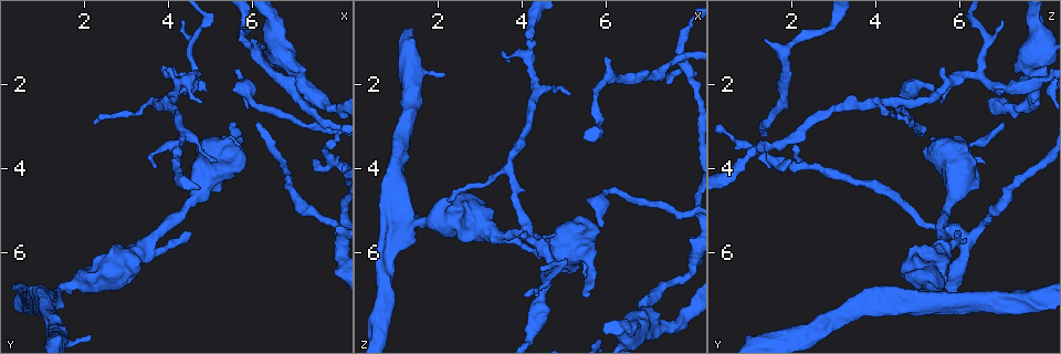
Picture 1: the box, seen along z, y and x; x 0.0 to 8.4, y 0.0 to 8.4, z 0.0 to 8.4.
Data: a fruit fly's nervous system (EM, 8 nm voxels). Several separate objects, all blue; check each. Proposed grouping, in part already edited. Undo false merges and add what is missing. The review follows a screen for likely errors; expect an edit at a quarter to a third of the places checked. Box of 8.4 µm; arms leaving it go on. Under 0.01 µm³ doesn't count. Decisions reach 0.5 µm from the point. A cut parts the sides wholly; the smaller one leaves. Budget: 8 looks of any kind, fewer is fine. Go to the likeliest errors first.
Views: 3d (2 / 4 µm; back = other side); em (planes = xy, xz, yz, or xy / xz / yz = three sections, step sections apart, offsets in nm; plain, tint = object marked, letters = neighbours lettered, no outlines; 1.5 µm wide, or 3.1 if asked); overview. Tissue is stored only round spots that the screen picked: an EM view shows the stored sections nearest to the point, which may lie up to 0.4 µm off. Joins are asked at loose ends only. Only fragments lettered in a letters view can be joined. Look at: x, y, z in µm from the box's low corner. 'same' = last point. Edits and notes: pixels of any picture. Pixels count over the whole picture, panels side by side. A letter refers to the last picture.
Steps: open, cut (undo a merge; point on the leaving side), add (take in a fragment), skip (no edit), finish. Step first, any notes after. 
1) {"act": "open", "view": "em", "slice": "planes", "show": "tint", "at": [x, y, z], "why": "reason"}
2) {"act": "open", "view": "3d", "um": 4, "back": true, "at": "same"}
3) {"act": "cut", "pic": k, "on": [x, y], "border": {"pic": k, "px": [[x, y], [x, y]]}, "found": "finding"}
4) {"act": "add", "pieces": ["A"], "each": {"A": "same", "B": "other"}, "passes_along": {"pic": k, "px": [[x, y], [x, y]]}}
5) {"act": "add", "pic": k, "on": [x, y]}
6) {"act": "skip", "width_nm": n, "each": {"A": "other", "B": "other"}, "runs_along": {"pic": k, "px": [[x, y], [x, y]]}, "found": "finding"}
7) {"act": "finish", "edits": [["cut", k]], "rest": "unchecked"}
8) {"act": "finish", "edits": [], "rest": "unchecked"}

{"act": "open", "view": "3d", "um": 2, "back": true, "at": [4.50, 5.60, 6.00], "why": "free end"}

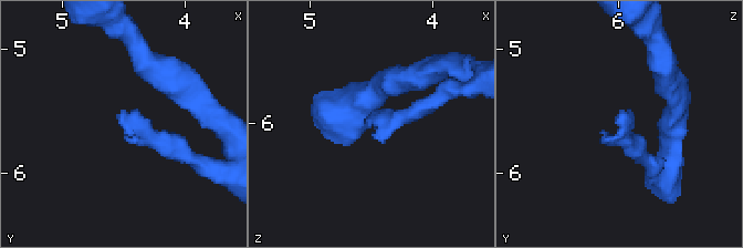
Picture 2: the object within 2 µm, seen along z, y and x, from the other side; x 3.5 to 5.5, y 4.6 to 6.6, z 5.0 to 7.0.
{"act": "open", "view": "em", "slice": "planes", "show": "letters", "at": [4.54, 5.60, 6.04], "why": "need the tissue"}

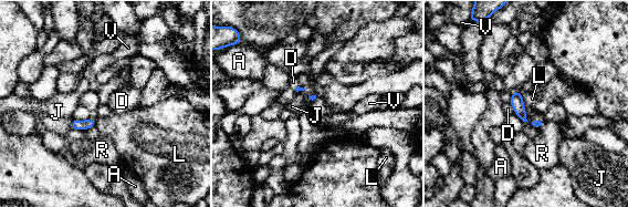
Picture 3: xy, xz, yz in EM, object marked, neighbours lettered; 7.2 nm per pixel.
{"act": "skip", "longest_contact_nm": ["L", 150], "each": {"A": "other", "D": "other", "J": "other", "L": "other", "R": "other", "V": "other"}, "border": {"pic": 3, "px": [[509, 102], [514, 112]]}, "found": "none of them fits"}

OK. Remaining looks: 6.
{"act": "open", "view": "em", "slice": "xy", "step": 8, "show": "letters", "at": [4.35, 3.20, 2.15], "why": "a fork"}

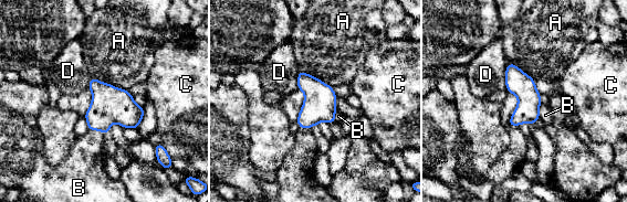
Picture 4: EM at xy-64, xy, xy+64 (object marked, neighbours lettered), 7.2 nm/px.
{"act": "skip", "width_nm": 180, "each": {"A": "other", "B": "other", "C": "other", "D": "other"}, "border": {"pic": 4, "px": [[91, 76], [127, 91]]}, "found": "all the same neuron"}

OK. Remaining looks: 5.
{"act": "open", "view": "em", "slice": "yz", "step": 8, "show": "letters", "at": [1.30, 7.05, 5.35], "why": "sharp bend"}

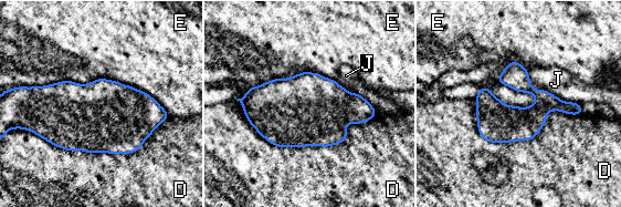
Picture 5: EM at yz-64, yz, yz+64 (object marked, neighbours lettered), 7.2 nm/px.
{"act": "open", "view": "em", "slice": "planes", "show": "letters", "at": "same"}

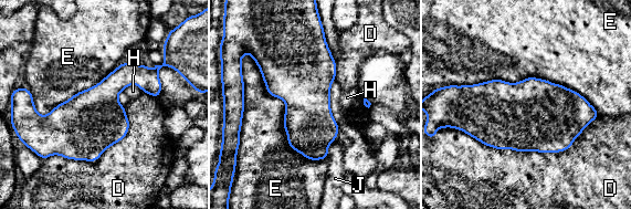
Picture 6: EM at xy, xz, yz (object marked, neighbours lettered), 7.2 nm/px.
{"act": "skip", "each": {"D": "other", "E": "other", "H": "other", "J": "other"}, "found": "all the same neuron"}

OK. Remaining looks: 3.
{"act": "finish", "edits": [], "rest": "unchecked"}

